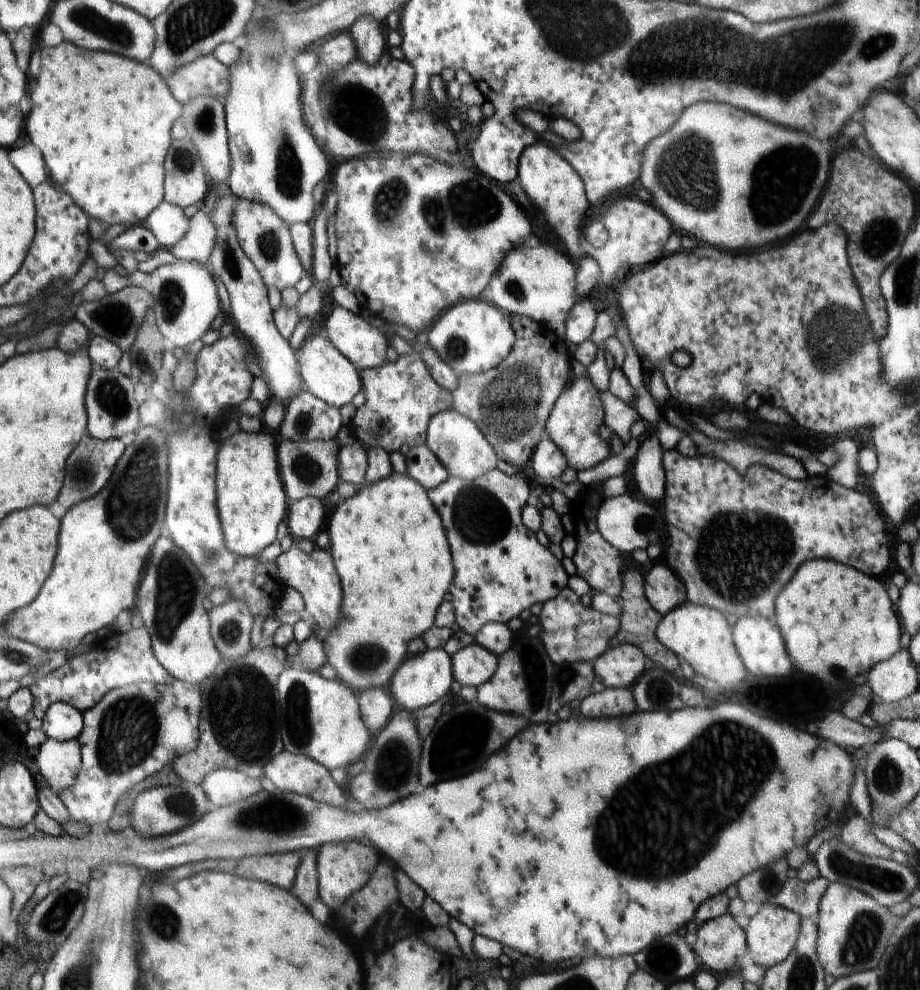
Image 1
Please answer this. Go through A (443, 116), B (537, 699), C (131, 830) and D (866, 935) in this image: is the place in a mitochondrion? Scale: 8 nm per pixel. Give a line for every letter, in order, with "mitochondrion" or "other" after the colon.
A: other
B: mitochondrion
C: other
D: mitochondrion

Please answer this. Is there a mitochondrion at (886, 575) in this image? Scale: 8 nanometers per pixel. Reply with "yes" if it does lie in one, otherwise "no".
no

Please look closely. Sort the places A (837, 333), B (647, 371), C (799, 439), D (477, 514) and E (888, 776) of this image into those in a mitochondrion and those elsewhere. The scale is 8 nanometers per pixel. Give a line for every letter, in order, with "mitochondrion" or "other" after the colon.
A: mitochondrion
B: other
C: other
D: mitochondrion
E: mitochondrion

